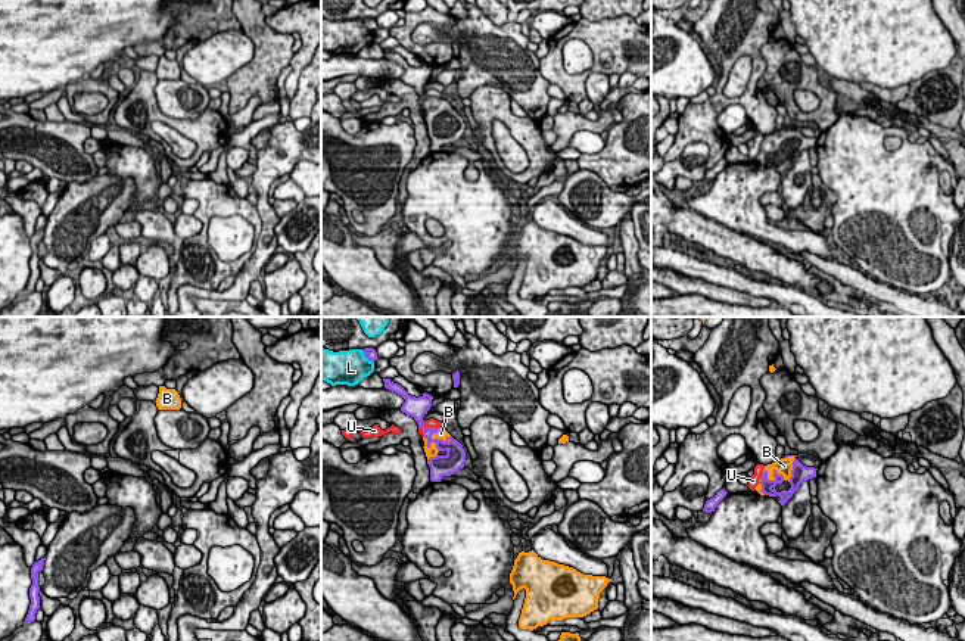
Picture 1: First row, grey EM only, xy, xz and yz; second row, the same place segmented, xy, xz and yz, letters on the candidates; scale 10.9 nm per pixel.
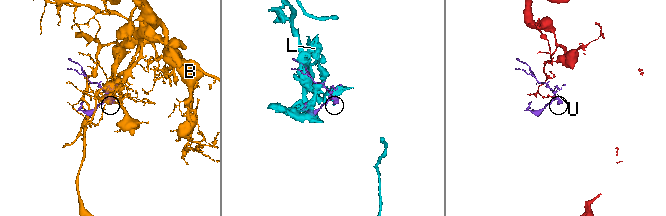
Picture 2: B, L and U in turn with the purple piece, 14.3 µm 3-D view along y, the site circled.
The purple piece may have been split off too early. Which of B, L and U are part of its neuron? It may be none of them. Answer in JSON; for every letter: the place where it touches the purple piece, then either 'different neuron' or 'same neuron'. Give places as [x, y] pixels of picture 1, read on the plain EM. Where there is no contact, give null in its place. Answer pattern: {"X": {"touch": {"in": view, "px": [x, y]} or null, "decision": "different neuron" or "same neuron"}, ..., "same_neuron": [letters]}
{"B": {"touch": {"in": "xz", "px": [436, 108]}, "decision": "same neuron"}, "L": {"touch": {"in": "xz", "px": [366, 27]}, "decision": "different neuron"}, "U": {"touch": {"in": "xz", "px": [429, 97]}, "decision": "different neuron"}, "same_neuron": ["B"]}

